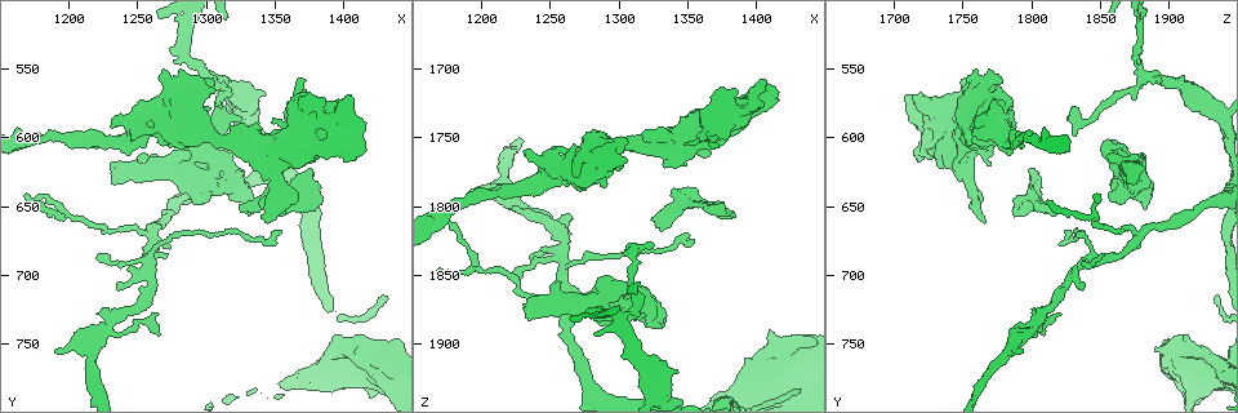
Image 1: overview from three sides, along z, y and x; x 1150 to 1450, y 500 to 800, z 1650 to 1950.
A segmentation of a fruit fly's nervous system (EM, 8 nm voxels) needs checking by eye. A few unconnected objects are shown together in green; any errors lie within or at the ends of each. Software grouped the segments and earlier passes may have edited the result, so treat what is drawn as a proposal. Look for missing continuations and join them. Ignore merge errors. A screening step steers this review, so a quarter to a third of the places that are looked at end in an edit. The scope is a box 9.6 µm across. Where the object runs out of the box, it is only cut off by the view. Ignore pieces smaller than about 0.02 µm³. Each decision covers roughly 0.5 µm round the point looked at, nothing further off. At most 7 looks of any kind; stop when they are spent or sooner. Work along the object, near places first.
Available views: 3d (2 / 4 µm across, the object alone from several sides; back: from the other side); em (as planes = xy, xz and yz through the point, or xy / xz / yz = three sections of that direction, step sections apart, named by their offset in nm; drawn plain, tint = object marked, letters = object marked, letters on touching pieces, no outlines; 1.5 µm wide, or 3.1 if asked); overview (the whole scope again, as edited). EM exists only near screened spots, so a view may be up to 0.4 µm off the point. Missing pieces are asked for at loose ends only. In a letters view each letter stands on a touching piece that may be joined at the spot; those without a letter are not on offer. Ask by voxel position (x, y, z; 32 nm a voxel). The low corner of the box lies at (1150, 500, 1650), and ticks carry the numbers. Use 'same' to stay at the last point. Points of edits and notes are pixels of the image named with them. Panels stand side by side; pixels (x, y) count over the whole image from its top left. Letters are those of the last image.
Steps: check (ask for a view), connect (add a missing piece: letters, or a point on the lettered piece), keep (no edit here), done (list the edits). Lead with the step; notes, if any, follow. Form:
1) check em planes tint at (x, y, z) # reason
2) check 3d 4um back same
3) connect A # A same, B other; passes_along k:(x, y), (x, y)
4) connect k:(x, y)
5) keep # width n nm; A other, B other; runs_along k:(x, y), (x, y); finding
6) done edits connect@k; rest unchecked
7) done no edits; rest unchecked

check em planes plain at (1324, 590, 1826) # tapers out

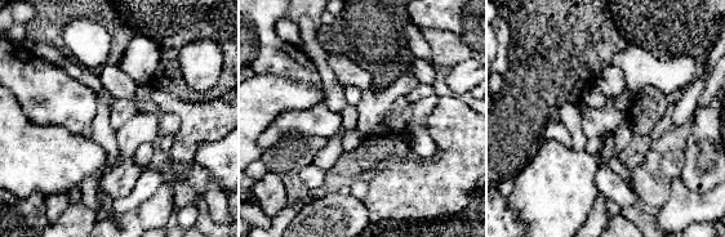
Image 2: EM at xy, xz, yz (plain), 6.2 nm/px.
check em planes tint same # with the object marked

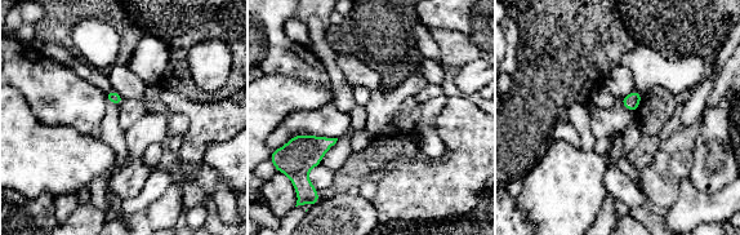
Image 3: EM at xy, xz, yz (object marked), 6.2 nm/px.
check em planes letters same

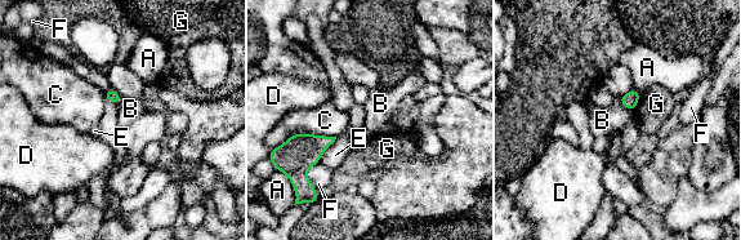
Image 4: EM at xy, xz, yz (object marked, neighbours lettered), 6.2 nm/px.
keep # longest_contact C 340 nm; A other, B other, C other, D other, E other, F other, G other; border 4:(616, 100), (630, 112); no lettered piece goes on from it

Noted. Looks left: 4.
check 3d 2um at (1176, 646, 1810) # tapers out

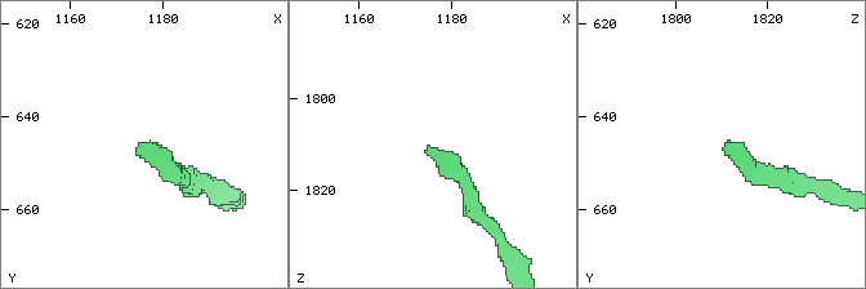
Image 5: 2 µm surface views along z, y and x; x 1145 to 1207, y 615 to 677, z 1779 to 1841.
check em planes letters at (1175, 646, 1811) # now the EM

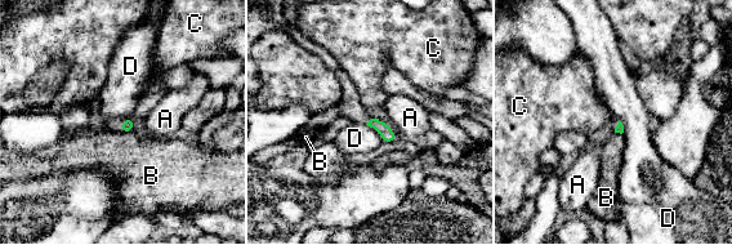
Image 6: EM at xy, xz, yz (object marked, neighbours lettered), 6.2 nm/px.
keep # A other, B other, C other, D other; border 6:(365, 124), (371, 127), (383, 142); no lettered piece goes on from it

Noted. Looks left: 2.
check 3d 2um at (1284, 558, 1894) # branch stops here

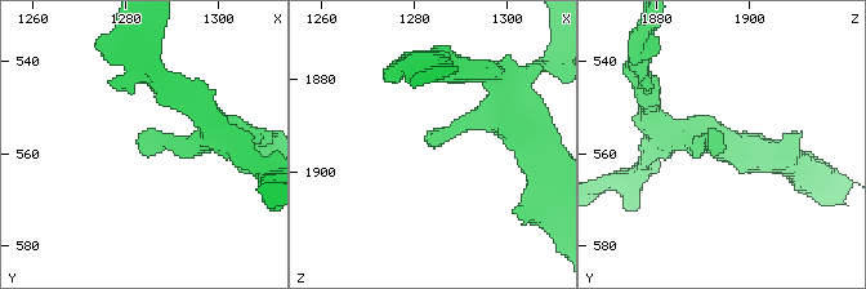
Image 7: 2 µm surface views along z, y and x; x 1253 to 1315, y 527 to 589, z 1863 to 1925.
check em planes letters at (1282, 556, 1894)

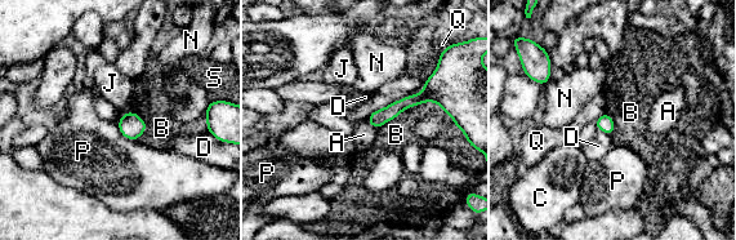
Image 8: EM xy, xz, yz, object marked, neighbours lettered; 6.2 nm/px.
keep # longest_contact B 400 nm; A other, B other, C other, D other, J other, N other, P other, Q other, S other; border 8:(366, 120), (375, 129); no lettered piece goes on from it

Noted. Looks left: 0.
done no edits; rest unchecked

